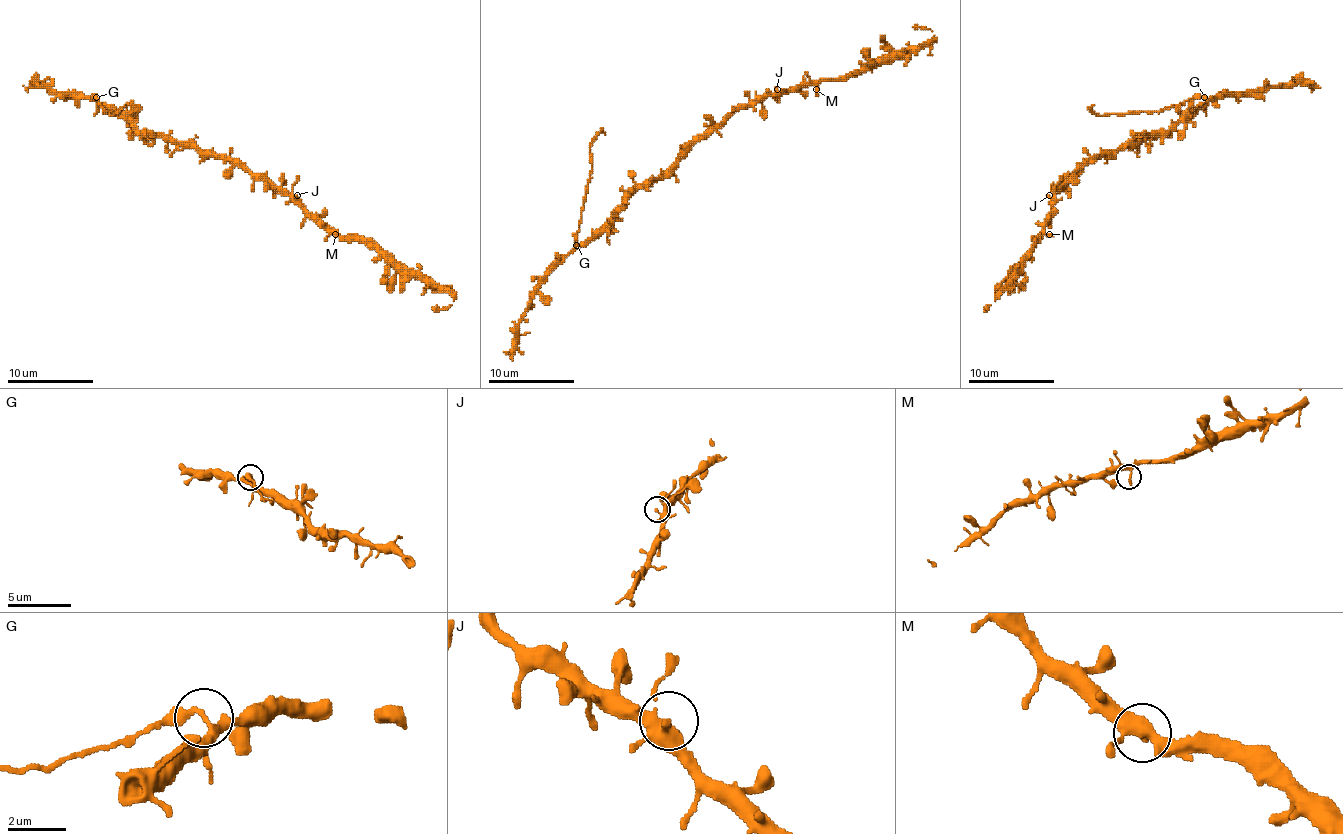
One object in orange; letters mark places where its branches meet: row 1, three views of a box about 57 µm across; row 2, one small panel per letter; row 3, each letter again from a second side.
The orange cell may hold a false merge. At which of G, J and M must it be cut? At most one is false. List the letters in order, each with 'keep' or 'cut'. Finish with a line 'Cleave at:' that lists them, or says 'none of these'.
G: cut
J: keep
M: keep
Cleave at: G

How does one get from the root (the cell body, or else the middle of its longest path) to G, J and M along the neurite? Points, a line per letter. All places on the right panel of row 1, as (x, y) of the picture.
G: (1094, 156), (1115, 154), (1146, 137), (1165, 137), (1206, 100), (1204, 96)
J: (1094, 156), (1051, 197), (1049, 195)
M: (1094, 156), (1055, 193), (1055, 204), (1044, 227), (1049, 234)

